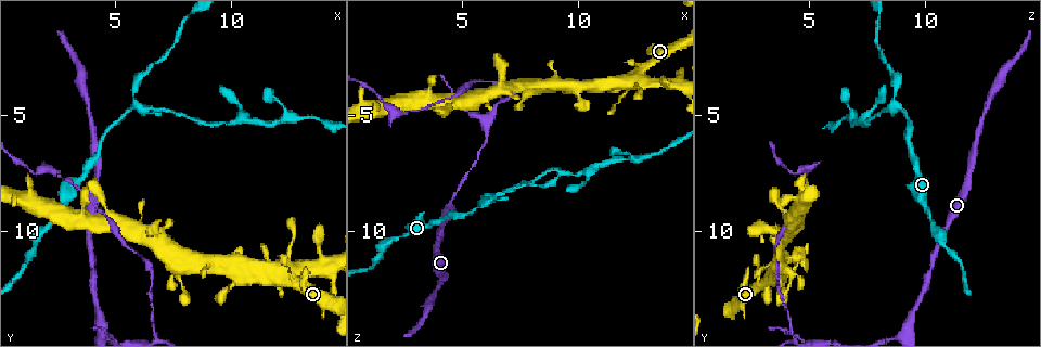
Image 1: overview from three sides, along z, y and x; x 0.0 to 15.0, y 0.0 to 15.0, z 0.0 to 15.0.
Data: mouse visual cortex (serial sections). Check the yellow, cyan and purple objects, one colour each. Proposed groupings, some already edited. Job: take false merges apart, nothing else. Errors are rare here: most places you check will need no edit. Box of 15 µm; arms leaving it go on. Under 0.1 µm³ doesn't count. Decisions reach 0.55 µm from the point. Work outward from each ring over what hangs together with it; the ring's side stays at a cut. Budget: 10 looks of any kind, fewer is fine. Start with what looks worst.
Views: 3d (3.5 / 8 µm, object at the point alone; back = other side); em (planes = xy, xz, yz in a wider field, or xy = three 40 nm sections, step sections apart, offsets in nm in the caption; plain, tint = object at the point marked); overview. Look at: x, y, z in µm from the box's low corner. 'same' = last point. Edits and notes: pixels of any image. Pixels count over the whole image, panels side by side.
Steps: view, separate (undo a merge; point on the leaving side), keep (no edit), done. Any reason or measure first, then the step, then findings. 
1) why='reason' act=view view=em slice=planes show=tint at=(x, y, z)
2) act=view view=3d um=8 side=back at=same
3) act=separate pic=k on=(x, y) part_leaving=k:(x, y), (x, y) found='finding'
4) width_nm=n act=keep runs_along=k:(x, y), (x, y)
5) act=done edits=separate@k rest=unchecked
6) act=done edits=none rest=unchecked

why='narrows sharply' act=view view=3d um=3.5 at=(5.9, 4.5, 8.8)

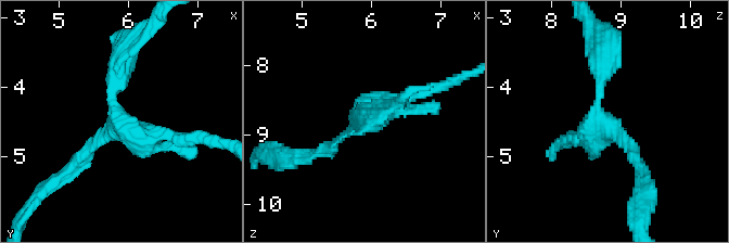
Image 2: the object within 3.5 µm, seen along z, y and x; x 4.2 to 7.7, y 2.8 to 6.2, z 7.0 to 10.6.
act=view view=em slice=xy step=3 show=tint at=(5.90, 4.55, 8.80)

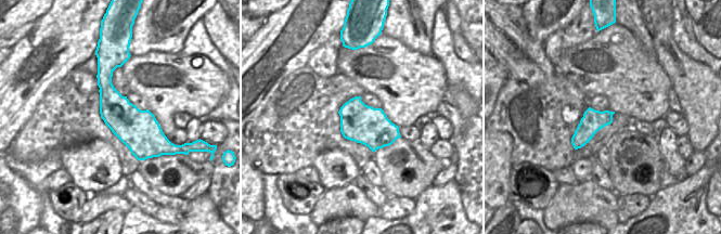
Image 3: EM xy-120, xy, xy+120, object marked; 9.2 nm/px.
act=keep runs_along=3:(113, 62), (111, 101), (162, 152) found='all the same cell'

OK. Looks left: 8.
why='sudden change in width' act=view view=3d um=3.5 at=(4.5, 14.5, 9.1)

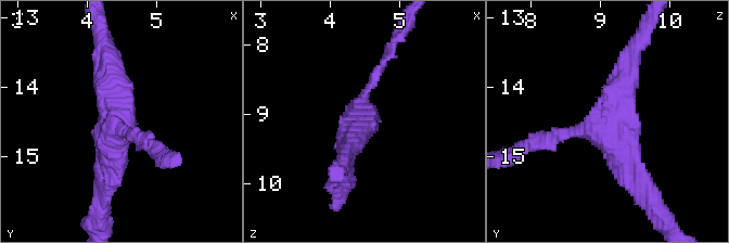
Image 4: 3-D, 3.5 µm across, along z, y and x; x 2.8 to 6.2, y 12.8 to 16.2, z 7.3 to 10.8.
act=view view=em slice=planes show=tint at=(4.40, 14.40, 9.15)

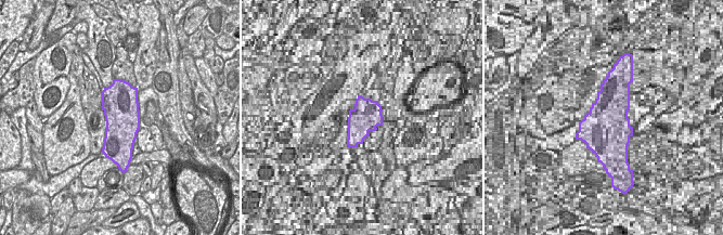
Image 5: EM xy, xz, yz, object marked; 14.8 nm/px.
act=keep runs_along=4:(635, 49), (599, 129), (554, 136) found='all the same cell'

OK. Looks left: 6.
why='calibre changes' act=view view=3d um=3.5 at=(2.2, 7.4, 5.0)

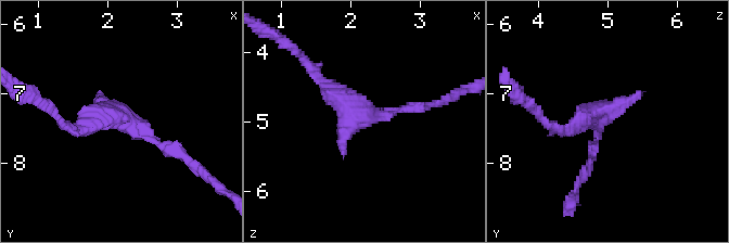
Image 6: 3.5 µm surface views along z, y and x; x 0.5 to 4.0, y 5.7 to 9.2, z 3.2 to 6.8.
act=view view=em slice=xy step=3 show=tint at=(2.30, 7.40, 4.90)

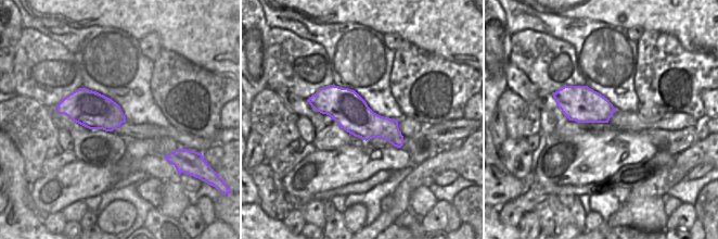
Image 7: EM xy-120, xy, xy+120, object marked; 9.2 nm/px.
act=keep runs_along=6:(430, 105), (362, 114), (312, 73) found='continuous, no second cell'

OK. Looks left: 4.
why='thick turns thin' act=view view=3d um=3.5 at=(10.4, 5.0, 7.3)

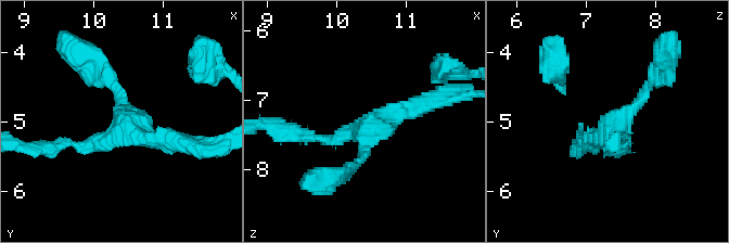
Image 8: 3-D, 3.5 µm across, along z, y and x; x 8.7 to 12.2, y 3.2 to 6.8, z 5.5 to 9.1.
arms=3 arm_widths_nm=150,150,250 act=view view=em slice=xy step=5 show=plain at=(10.40, 5.15, 7.40)

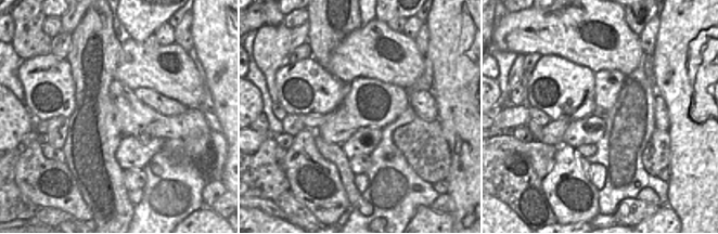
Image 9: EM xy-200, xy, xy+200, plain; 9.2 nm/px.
act=view view=em slice=xy step=5 show=tint at=same

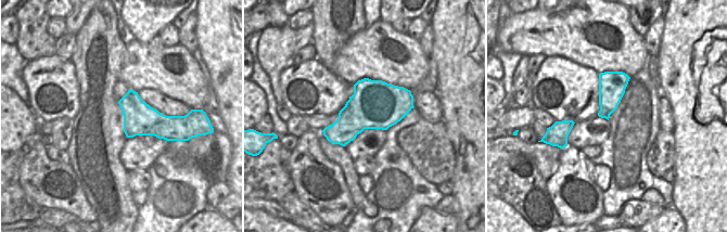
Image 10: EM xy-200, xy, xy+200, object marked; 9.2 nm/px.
width_nm=460 act=keep runs_along=8:(301, 135), (333, 140), (426, 99) found='all the same cell'

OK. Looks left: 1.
act=done edits=none rest=unchecked

